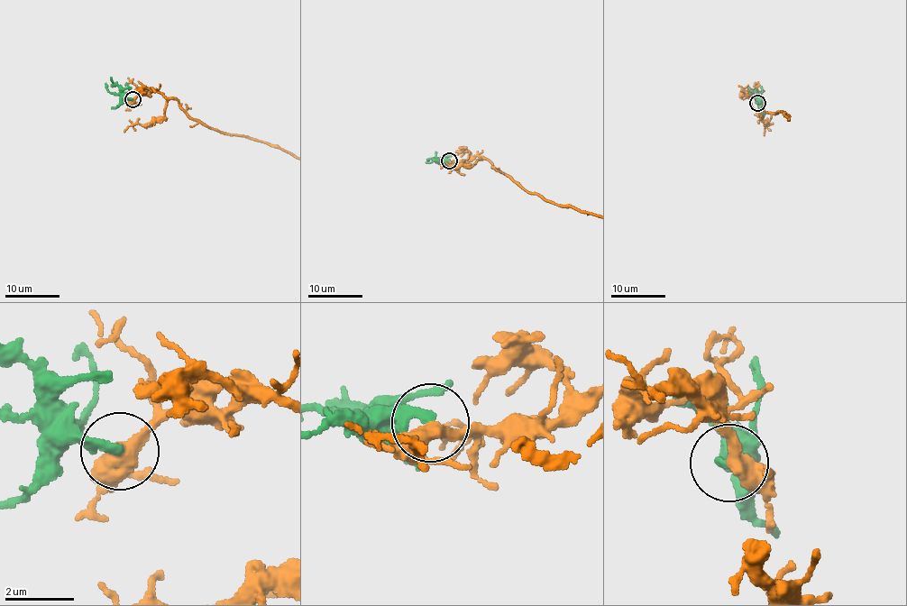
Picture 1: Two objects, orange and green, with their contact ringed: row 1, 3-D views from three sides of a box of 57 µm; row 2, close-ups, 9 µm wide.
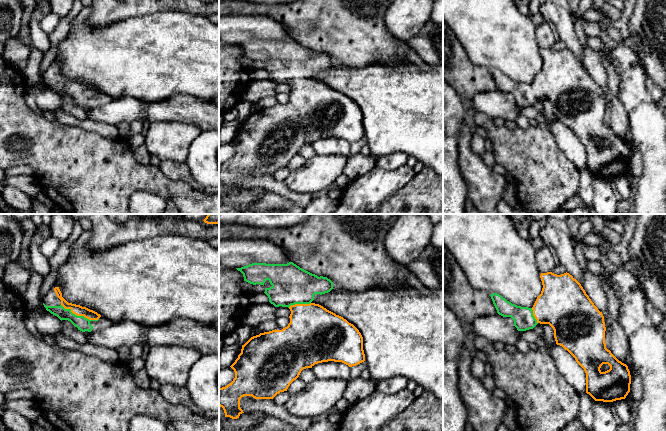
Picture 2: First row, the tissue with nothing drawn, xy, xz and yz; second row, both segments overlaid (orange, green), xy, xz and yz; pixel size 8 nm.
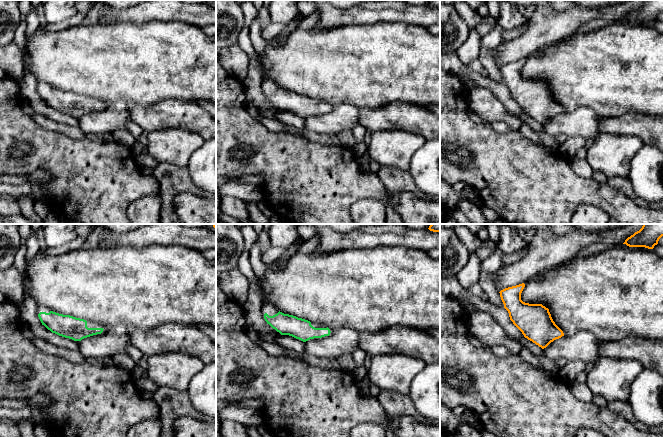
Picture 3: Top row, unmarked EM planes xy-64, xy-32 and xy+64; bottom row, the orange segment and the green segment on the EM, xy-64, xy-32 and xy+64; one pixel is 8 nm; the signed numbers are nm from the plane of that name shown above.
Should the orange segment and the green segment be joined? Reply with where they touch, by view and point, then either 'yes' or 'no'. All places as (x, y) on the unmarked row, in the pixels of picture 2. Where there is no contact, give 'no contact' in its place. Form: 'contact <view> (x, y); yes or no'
contact xy (80, 91); yes

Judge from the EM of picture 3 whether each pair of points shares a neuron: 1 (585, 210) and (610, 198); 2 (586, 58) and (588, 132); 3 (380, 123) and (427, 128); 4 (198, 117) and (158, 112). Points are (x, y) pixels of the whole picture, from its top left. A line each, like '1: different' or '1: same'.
1: different
2: different
3: same
4: same

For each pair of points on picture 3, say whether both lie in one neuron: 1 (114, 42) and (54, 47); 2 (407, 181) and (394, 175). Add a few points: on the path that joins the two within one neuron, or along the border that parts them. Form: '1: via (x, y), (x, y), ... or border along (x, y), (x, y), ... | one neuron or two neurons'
1: via (99, 47), (69, 47) | one neuron
2: via (404, 181), (397, 178) | one neuron

